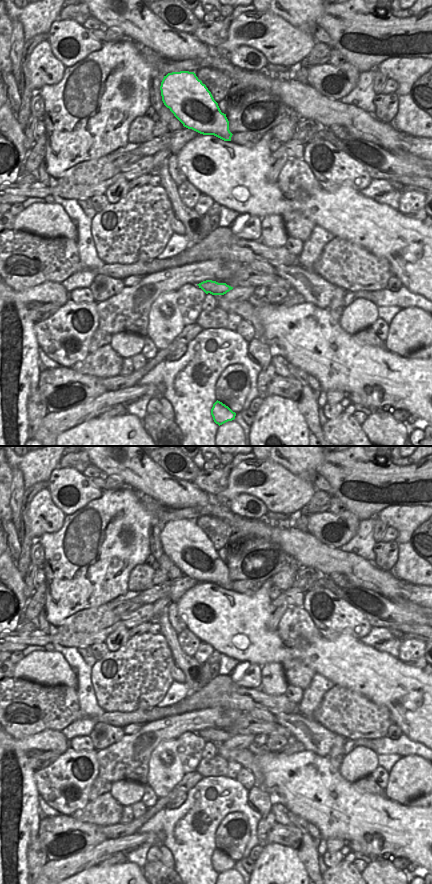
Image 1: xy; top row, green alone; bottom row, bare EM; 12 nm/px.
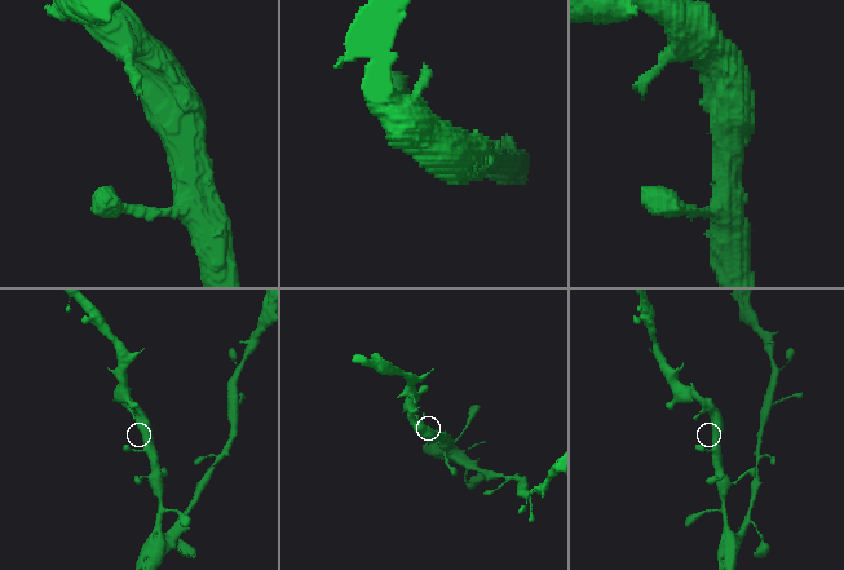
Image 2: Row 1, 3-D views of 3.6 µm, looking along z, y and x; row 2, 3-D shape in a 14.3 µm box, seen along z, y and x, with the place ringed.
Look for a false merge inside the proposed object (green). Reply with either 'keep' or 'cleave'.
keep

